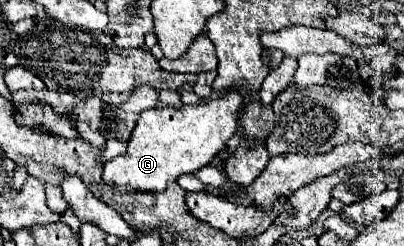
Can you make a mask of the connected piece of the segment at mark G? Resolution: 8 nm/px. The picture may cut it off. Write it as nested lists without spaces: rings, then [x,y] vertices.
[[[226,91],[208,103],[184,105],[182,109],[156,107],[144,111],[132,131],[128,151],[104,163],[104,183],[112,185],[118,193],[164,191],[170,181],[176,181],[184,173],[196,173],[226,147],[226,141],[236,133],[240,107],[242,95],[238,95],[238,91]]]

